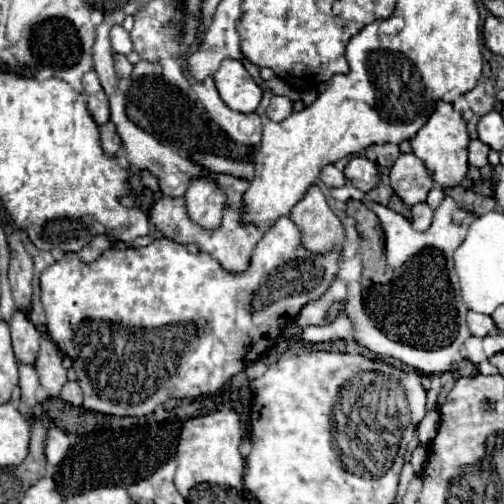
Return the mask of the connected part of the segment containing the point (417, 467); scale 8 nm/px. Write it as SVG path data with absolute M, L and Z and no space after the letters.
M420 442L420 444L412 450L412 454L410 454L410 464L412 464L412 468L414 468L416 474L420 474L420 472L424 470L424 464L426 464L426 450L428 450L428 446Z

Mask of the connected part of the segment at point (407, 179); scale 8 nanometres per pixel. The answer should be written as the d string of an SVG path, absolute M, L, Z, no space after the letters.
M400 154L390 170L390 184L408 206L424 202L430 188L436 186L424 162L414 154Z

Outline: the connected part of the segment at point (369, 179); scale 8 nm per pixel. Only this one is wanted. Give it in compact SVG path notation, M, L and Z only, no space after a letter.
M354 156L354 158L346 164L344 174L346 174L348 182L352 182L352 184L354 184L358 190L362 190L362 192L372 190L372 188L378 184L378 178L380 178L378 166L376 166L372 160L364 158L364 156Z

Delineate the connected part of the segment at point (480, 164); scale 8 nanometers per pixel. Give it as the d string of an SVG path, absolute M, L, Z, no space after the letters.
M470 140L470 146L468 146L468 162L470 166L476 166L476 168L484 168L488 166L488 152L490 148L480 142L480 140Z

